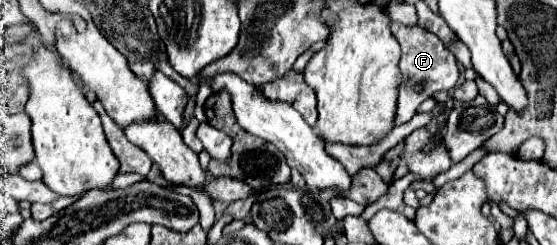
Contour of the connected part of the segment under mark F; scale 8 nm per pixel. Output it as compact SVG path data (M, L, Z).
M390 23L390 29L394 37L398 37L398 43L402 45L402 59L400 59L400 71L404 75L404 83L400 85L400 97L398 97L398 113L396 113L396 125L406 123L418 109L422 101L432 97L436 91L450 91L458 83L458 65L454 55L444 47L444 43L430 31L422 29L420 25L402 25L402 23Z

